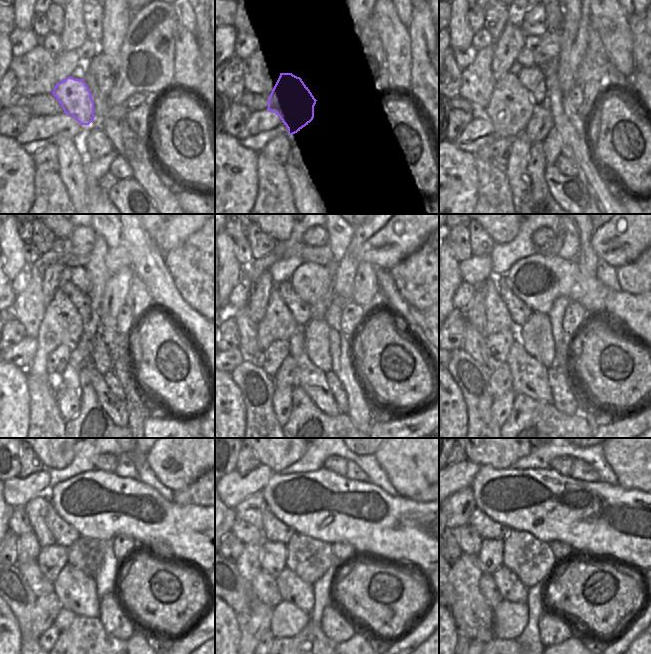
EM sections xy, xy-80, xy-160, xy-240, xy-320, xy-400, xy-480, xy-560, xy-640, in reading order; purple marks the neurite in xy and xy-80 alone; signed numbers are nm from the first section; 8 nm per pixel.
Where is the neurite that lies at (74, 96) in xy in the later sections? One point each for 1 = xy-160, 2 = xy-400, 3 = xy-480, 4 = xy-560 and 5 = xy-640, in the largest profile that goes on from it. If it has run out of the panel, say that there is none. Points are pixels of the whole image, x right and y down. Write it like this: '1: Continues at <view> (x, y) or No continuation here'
1: Continues at xy-160 (510, 107)
2: Continues at xy-400 (498, 319)
3: Continues at xy-480 (35, 510)
4: Continues at xy-560 (250, 510)
5: Continues at xy-640 (459, 506)

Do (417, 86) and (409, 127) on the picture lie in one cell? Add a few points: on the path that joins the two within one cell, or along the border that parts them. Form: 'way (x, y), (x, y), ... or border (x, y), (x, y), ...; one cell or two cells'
border (409, 94), (428, 117); two cells

